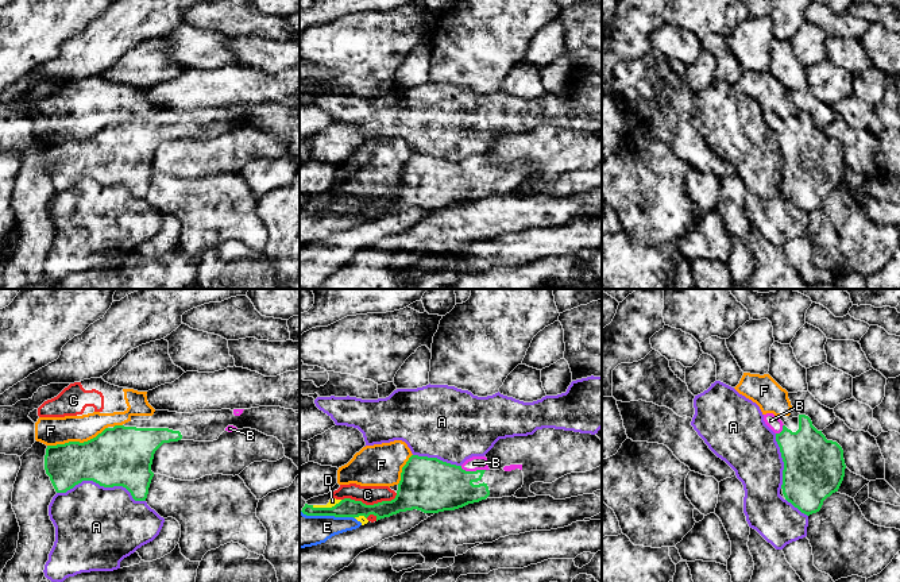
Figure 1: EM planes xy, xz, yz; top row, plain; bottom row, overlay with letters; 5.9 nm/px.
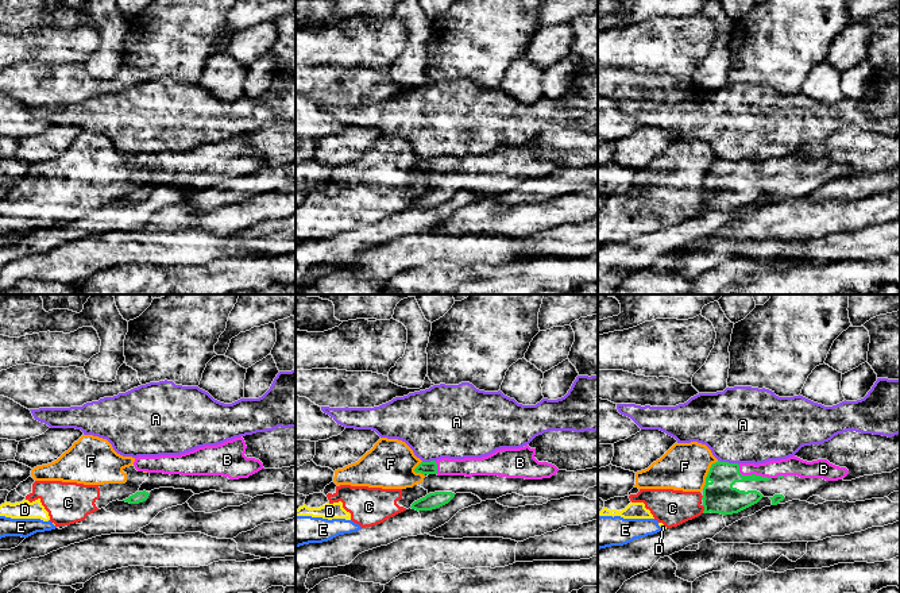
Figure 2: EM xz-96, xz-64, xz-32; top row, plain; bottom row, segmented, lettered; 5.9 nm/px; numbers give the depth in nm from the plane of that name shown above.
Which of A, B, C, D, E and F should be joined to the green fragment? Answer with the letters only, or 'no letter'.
B

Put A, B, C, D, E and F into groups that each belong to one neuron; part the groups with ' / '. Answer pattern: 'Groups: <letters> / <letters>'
Groups: A / B / C D E F

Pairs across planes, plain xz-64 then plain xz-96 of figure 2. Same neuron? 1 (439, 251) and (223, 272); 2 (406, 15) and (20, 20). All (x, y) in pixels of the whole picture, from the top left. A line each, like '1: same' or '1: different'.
1: different
2: same

